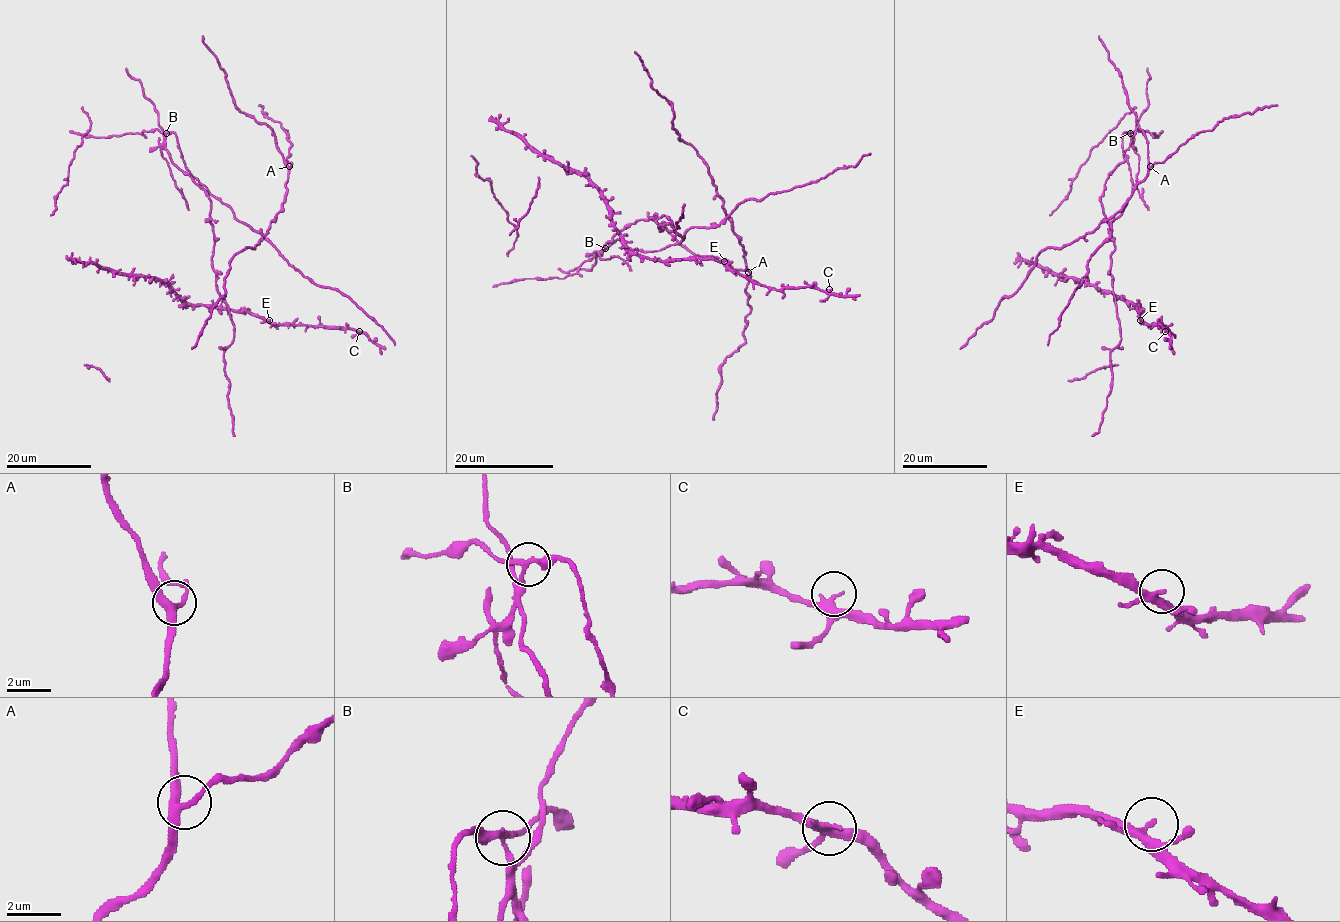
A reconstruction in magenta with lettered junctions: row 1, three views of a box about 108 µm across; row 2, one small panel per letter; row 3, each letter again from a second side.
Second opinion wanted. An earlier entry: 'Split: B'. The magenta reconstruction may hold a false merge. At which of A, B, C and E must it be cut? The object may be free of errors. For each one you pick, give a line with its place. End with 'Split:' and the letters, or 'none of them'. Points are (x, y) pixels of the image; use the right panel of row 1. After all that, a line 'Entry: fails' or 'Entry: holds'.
B: Place: (1130, 133)
Split: B
Entry: holds

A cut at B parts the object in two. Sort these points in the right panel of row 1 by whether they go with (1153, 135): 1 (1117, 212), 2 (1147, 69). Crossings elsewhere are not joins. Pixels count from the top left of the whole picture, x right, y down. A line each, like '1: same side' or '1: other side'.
1: same side
2: other side

